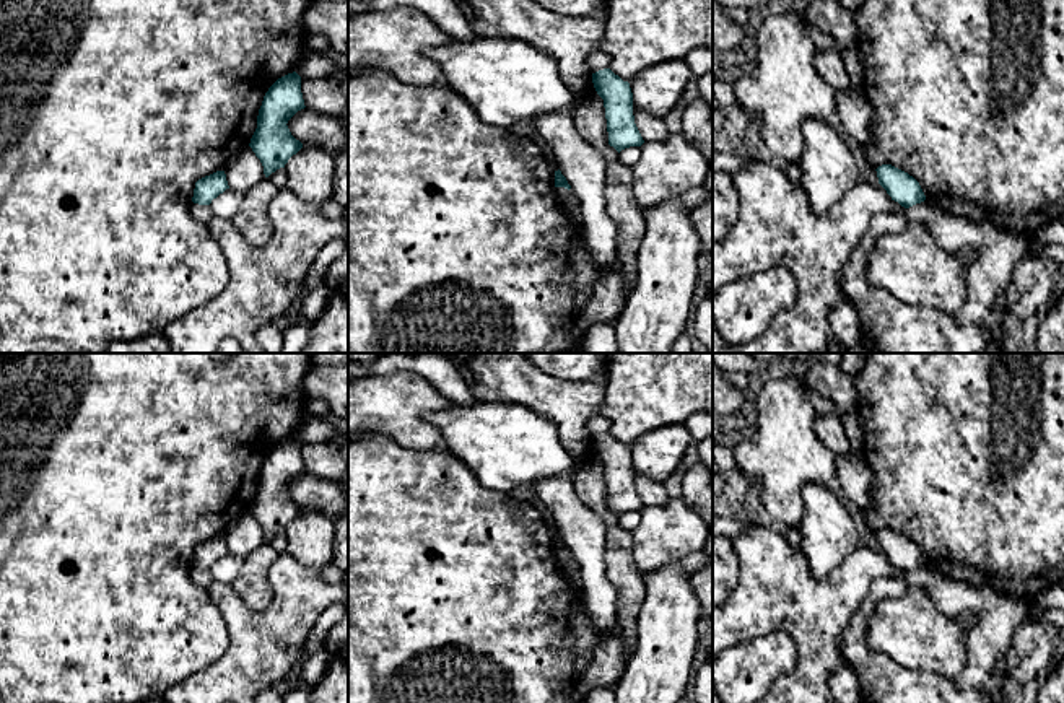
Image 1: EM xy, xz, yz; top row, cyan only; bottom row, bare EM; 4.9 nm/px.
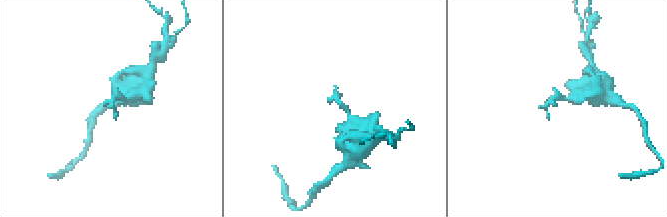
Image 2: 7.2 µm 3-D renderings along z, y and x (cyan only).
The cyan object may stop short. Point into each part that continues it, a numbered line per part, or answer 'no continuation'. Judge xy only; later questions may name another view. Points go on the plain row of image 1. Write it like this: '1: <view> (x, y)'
no continuation

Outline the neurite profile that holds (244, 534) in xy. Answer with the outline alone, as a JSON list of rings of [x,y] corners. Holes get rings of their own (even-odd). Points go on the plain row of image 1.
[[[249,509],[241,513],[228,526],[228,529],[225,531],[225,539],[229,553],[241,558],[249,557],[265,542],[264,531]]]

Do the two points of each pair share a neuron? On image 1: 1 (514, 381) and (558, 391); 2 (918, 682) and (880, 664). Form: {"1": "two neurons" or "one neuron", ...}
{"1": "one neuron", "2": "one neuron"}

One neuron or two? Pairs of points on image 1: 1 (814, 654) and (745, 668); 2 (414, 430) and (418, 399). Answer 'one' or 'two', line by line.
1: two
2: one

